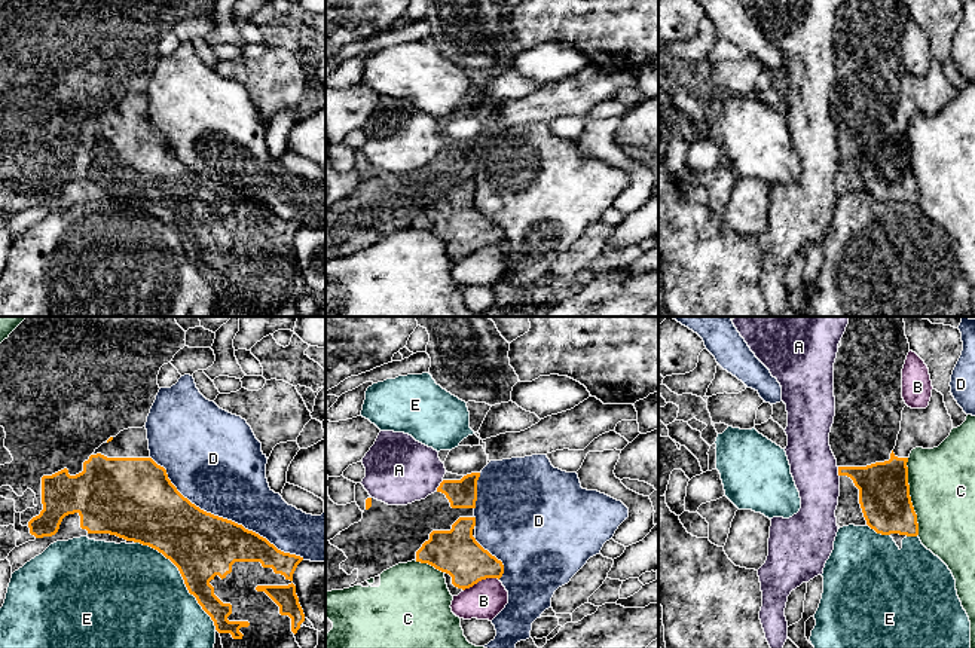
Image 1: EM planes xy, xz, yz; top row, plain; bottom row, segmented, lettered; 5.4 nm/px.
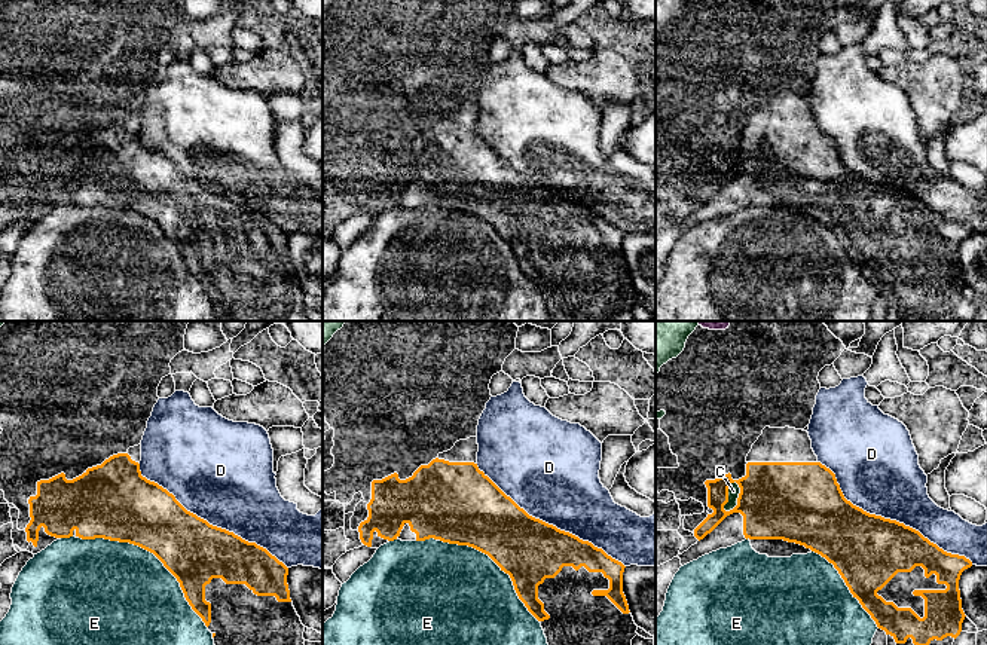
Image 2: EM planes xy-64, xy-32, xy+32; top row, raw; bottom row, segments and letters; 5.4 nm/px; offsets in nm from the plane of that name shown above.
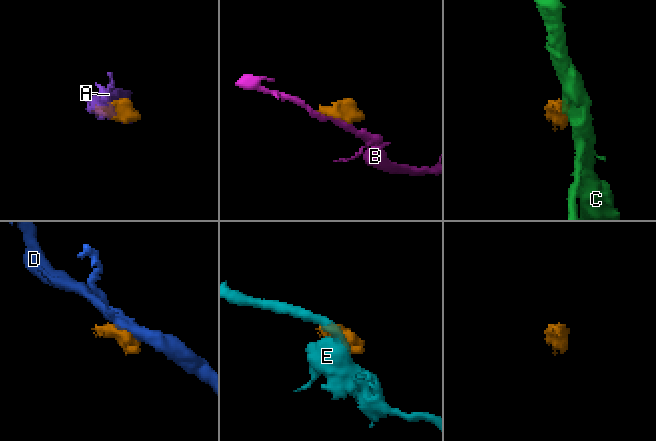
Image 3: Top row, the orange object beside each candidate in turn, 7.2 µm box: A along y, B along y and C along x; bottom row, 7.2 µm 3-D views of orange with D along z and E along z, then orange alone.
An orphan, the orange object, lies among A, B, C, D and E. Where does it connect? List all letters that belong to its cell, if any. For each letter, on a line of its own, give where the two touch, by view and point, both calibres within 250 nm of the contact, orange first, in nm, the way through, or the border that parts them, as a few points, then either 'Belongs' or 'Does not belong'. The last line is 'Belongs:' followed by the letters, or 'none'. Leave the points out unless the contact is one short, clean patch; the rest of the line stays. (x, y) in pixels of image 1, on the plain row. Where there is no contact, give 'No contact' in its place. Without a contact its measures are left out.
A: Touches orange at xz (440, 152). Thickness 160 nm (orange) against 360 nm. Boundary: xz (443, 147), (436, 156). Does not belong
B: Touches orange at xz (480, 247). Thickness 240 nm (orange) against 200 nm. Does not belong
C: Touches orange at yz (910, 164). Thickness 280 nm (orange) against 360 nm. Does not belong
D: Touches orange at xy (222, 185). Thickness 360 nm (orange) against 460 nm. Does not belong
E: Touches orange at xy (183, 245). Thickness 360 nm (orange) against 500 nm. Does not belong
Belongs: none

